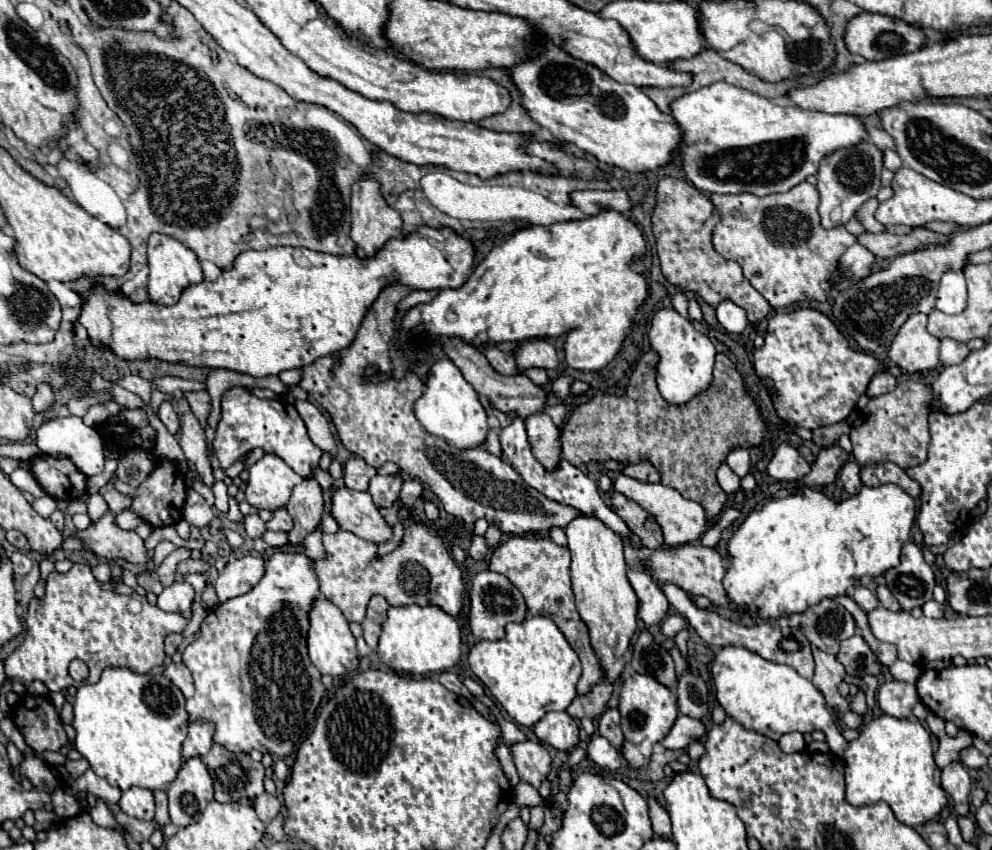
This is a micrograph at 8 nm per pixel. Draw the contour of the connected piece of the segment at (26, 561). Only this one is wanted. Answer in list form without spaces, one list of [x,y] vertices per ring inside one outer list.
[[[18,550],[10,556],[10,560],[14,564],[14,574],[16,576],[26,576],[30,572],[30,568],[32,568],[32,560],[26,554],[18,552]]]

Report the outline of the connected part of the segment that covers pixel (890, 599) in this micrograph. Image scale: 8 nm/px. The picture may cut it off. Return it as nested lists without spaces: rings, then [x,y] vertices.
[[[884,584],[876,588],[876,596],[878,596],[878,600],[880,600],[880,604],[882,604],[884,608],[888,608],[888,610],[892,610],[892,612],[900,612],[900,610],[902,610],[900,604],[898,604],[898,600],[892,596],[892,592],[890,592]]]

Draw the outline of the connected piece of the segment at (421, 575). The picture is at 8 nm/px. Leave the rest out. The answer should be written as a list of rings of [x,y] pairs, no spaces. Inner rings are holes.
[[[406,520],[404,526],[406,526],[406,534],[404,534],[402,544],[394,552],[390,552],[382,558],[376,558],[376,544],[359,539],[350,532],[338,530],[336,534],[322,534],[322,542],[324,542],[324,548],[328,552],[328,558],[314,562],[318,580],[320,580],[320,592],[332,604],[336,604],[342,610],[342,614],[346,616],[348,622],[360,624],[366,616],[366,606],[368,606],[370,598],[376,596],[376,594],[384,596],[390,606],[412,606],[412,604],[428,606],[428,604],[432,604],[432,606],[442,608],[450,616],[460,614],[460,610],[462,610],[462,590],[464,590],[462,572],[454,564],[446,542],[430,526],[422,526],[416,520]]]

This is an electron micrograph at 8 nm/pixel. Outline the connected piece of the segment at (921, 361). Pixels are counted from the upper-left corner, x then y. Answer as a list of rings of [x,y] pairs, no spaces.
[[[926,314],[910,316],[890,344],[888,358],[906,372],[932,370],[938,366],[940,340],[926,330]]]

